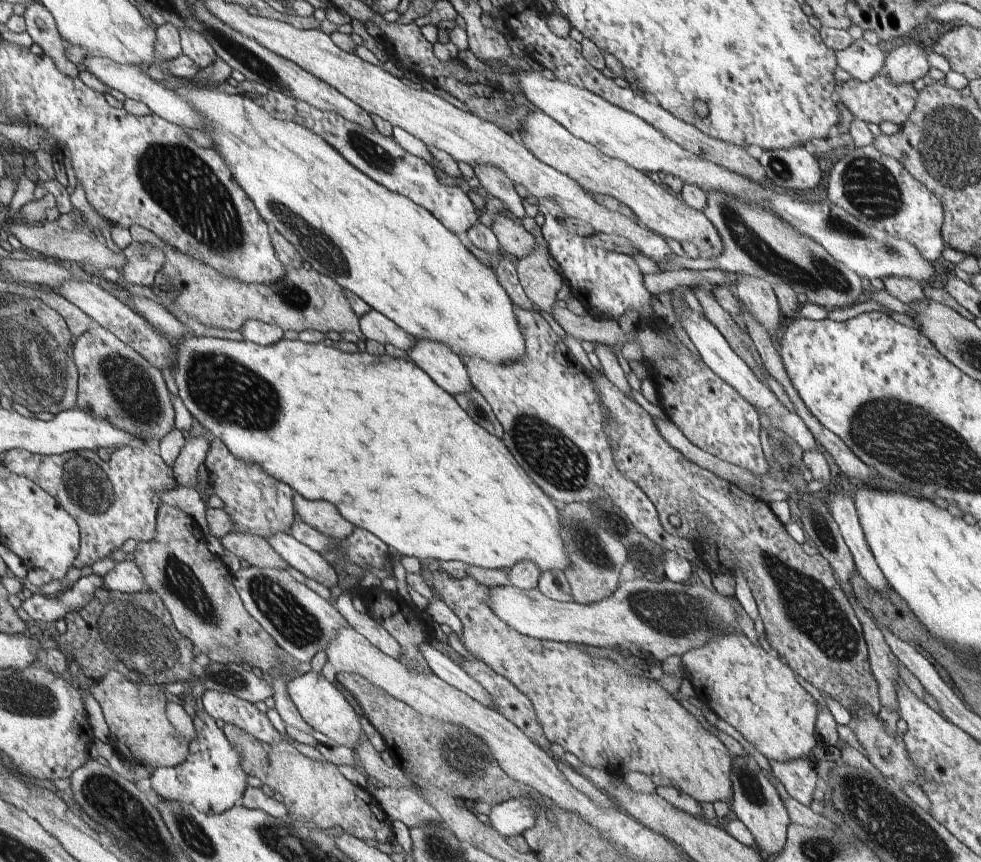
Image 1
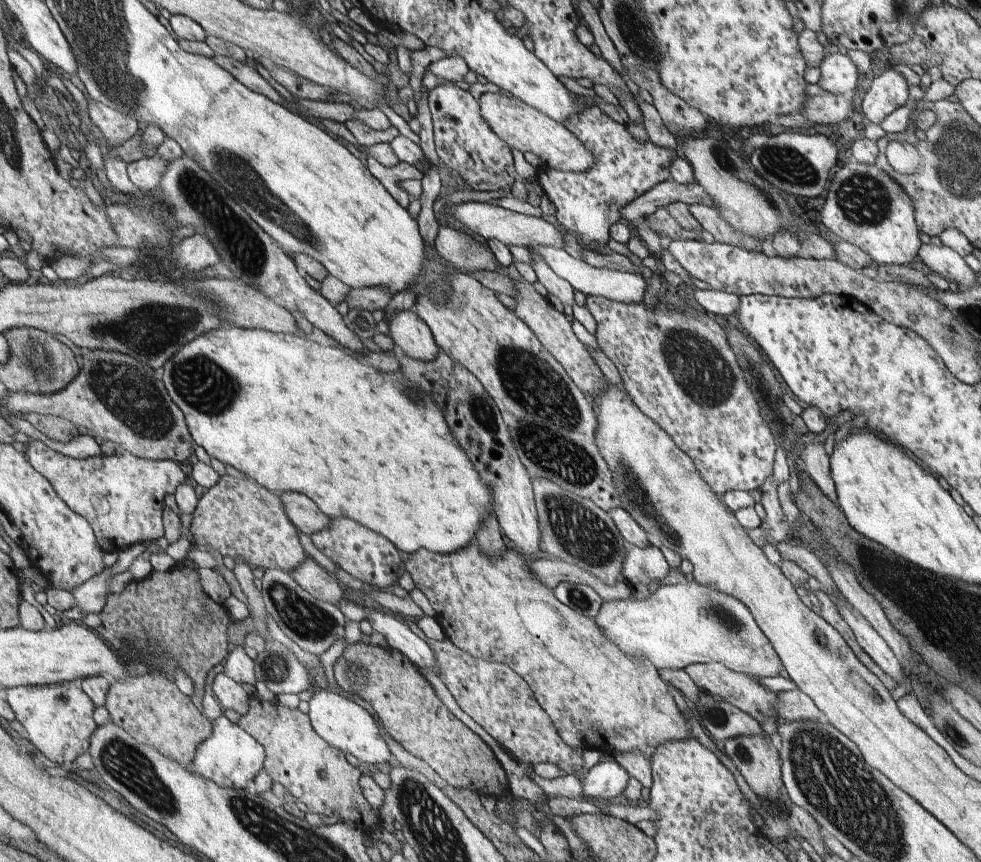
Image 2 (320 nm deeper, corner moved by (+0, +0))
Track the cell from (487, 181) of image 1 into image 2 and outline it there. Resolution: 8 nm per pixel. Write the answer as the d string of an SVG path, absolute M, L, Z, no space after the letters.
M451 81L446 84L438 84L436 88L428 94L428 106L432 113L432 123L434 125L434 144L436 144L436 153L440 157L440 161L446 166L450 166L452 170L456 170L468 184L470 189L474 191L503 191L503 195L507 199L512 197L513 184L518 179L514 160L510 146L500 140L488 126L488 122L482 117L479 102L470 91L462 90Z

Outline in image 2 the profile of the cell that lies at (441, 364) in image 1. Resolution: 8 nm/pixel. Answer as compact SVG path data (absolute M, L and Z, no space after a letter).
M412 310L387 311L389 336L393 339L396 350L422 362L436 360L439 345L430 326Z

